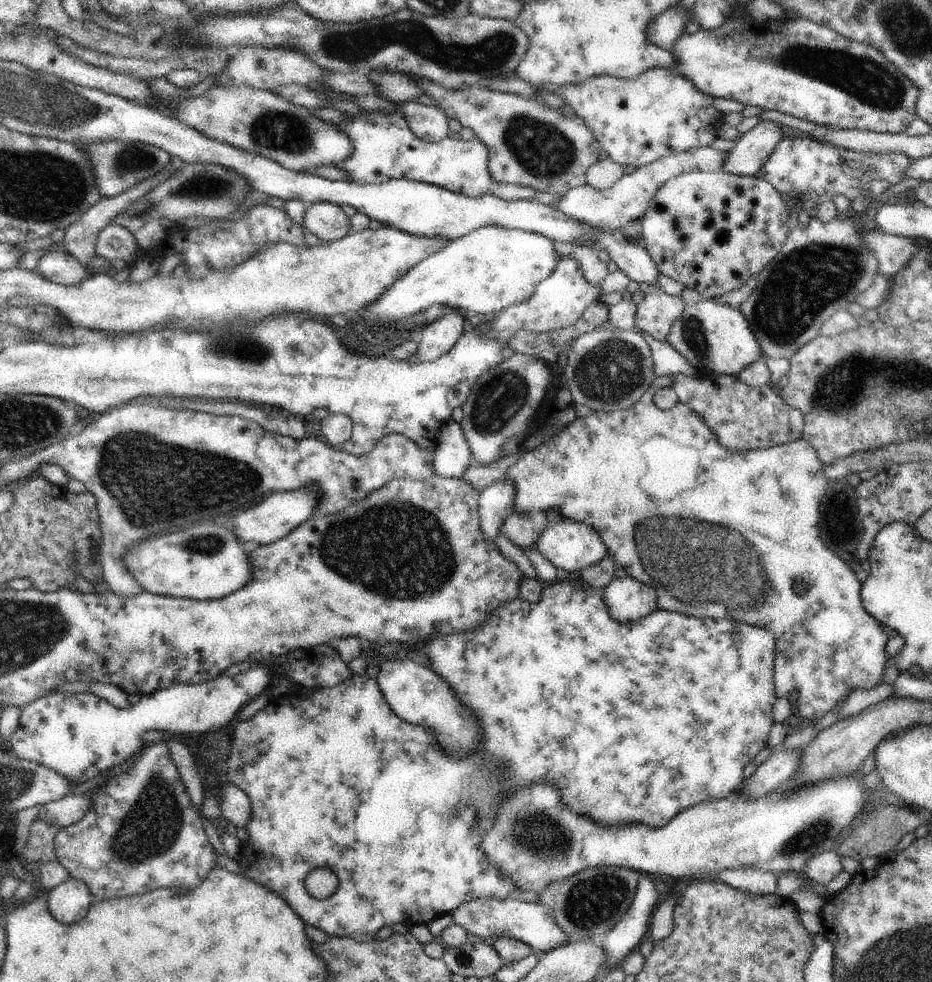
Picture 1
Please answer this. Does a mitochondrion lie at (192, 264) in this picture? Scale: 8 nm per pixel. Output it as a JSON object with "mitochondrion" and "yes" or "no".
{"mitochondrion":"no"}

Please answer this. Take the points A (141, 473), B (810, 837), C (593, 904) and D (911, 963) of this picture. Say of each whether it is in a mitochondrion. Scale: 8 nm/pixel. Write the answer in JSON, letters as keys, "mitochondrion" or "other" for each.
{"A":"mitochondrion","B":"mitochondrion","C":"mitochondrion","D":"mitochondrion"}

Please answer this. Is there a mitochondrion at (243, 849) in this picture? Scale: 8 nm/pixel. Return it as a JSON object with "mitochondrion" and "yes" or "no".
{"mitochondrion":"no"}

